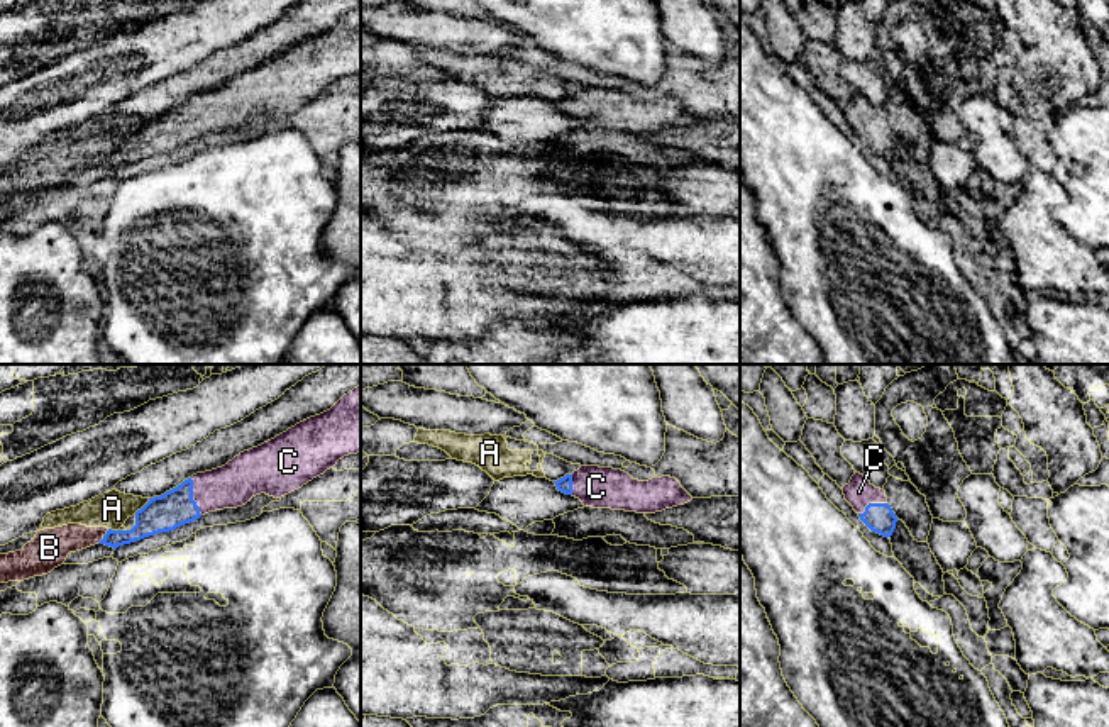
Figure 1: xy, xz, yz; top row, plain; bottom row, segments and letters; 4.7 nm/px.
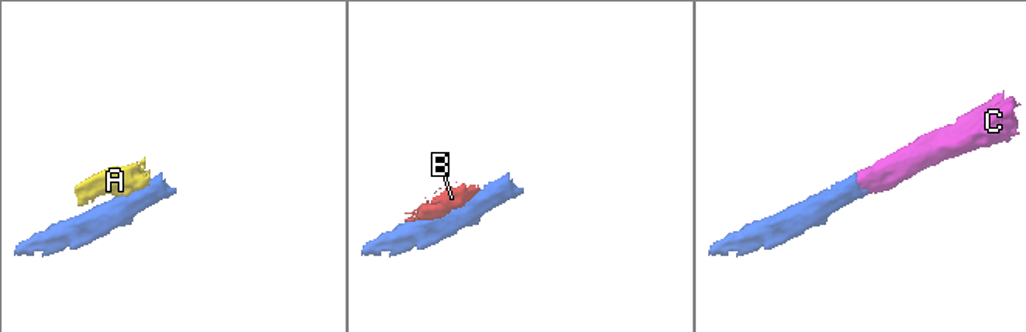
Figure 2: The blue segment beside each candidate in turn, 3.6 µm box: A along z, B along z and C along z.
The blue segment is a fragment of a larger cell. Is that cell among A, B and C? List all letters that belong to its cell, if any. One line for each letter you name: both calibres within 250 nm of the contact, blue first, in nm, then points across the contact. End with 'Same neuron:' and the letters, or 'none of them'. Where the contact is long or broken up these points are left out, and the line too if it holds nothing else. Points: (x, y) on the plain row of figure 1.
C: calibres 180 and 200 nm; way xy (176, 127), (192, 117), (232, 105)
Same neuron: C

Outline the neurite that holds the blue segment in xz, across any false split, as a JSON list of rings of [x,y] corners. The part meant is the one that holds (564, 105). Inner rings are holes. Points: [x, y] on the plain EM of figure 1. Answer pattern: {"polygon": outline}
{"polygon": [[[581,86],[554,103],[593,129],[655,134],[692,120],[676,98],[638,102],[621,90],[599,86]]]}

